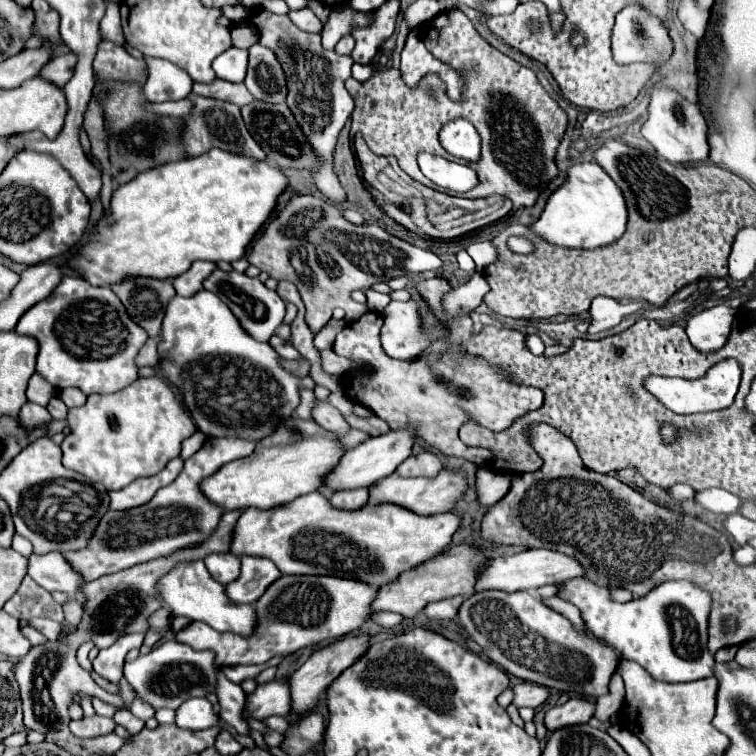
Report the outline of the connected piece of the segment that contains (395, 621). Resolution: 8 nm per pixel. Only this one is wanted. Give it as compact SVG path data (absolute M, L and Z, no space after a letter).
M385 611L385 613L375 613L375 615L371 617L371 621L375 621L377 625L381 625L381 627L385 627L385 629L393 629L393 627L397 627L397 625L403 621L403 617L397 615L397 613Z

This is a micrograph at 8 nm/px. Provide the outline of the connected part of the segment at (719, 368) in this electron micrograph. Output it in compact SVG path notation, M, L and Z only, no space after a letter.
M727 359L717 363L715 367L711 367L707 371L705 377L695 379L695 381L687 381L687 379L679 379L679 377L657 377L657 375L649 375L645 379L645 389L657 399L661 401L667 409L671 409L673 413L705 413L705 411L719 411L725 409L733 403L733 397L737 393L739 387L739 379L741 379L741 369L739 363L735 363L735 359Z

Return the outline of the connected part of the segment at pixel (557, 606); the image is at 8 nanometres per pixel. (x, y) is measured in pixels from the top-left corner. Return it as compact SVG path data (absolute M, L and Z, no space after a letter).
M557 596L546 598L544 599L544 602L553 610L561 613L563 616L568 618L572 622L577 631L585 630L584 622L581 618L580 611L573 604Z

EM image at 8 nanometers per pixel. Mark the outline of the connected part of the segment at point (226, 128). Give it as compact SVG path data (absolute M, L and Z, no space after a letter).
M189 95L189 99L195 103L191 115L187 115L185 121L185 131L183 131L183 145L187 155L197 157L203 155L205 151L219 147L223 151L231 151L231 153L239 153L239 155L251 155L255 159L265 159L263 149L255 143L255 139L249 135L243 119L241 119L241 111L237 105L233 103L225 103L225 101L217 101L217 99L207 99L207 97L199 97L199 95Z

